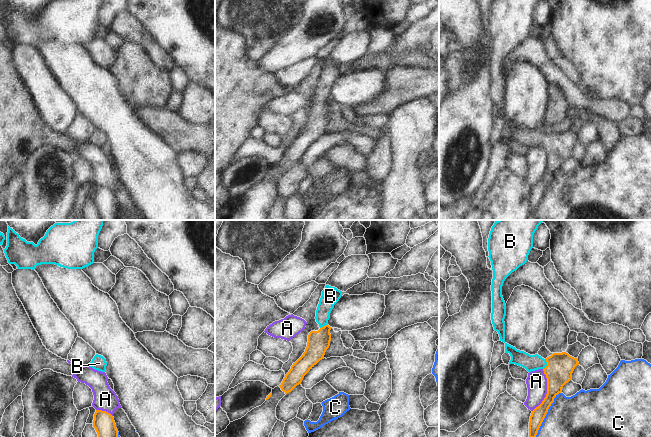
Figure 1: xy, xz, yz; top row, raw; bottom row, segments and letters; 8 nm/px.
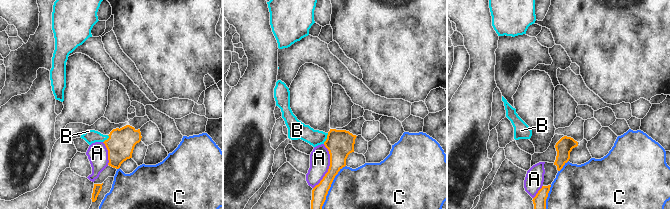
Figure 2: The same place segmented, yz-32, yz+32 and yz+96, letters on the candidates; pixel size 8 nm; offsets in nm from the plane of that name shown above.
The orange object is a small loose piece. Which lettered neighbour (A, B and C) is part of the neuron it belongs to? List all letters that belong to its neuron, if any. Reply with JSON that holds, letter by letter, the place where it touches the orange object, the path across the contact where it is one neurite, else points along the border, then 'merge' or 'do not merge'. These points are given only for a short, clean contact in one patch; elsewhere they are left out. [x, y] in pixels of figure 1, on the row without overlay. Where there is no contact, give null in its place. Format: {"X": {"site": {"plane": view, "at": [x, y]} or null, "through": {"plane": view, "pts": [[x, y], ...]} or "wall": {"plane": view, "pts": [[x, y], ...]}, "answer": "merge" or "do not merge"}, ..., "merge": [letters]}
{"A": {"site": {"plane": "yz", "at": [547, 166]}, "answer": "do not merge"}, "B": {"site": {"plane": "yz", "at": [547, 140]}, "through": {"plane": "yz", "pts": [[560, 142], [547, 140], [530, 138]]}, "answer": "merge"}, "C": {"site": {"plane": "yz", "at": [545, 191]}, "answer": "do not merge"}, "merge": ["B"]}

